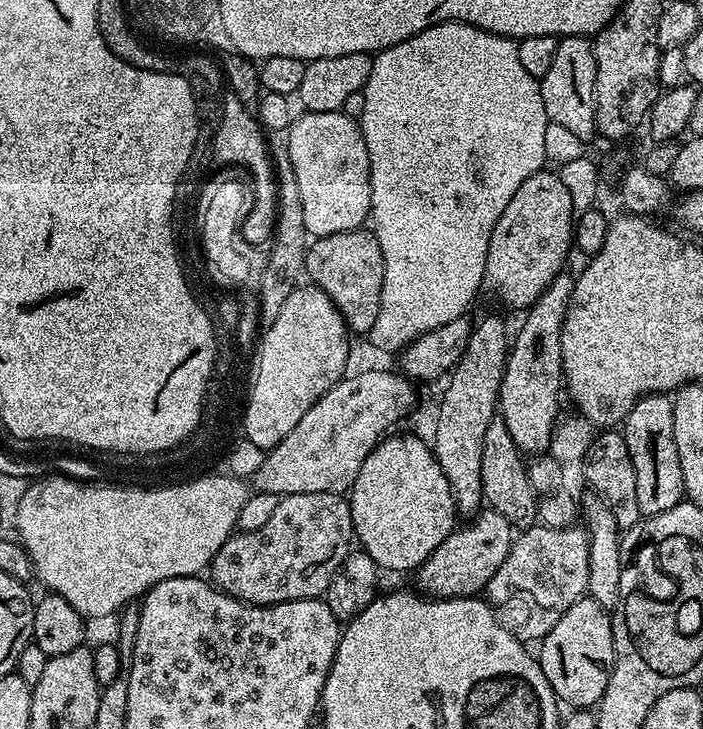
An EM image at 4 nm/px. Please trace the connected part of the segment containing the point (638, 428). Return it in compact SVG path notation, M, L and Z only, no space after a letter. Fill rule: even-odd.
M668 394L641 396L628 411L622 422L622 435L630 450L630 462L634 462L634 474L638 478L638 506L641 517L662 514L684 496L682 466L678 466L678 446L674 446L674 406Z

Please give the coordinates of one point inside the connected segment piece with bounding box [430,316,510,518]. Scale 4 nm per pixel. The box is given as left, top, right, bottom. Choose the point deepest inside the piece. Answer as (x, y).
(470, 402)

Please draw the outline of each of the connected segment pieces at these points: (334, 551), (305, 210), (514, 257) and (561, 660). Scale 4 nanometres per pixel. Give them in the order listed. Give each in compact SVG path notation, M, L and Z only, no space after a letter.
M341 493L282 496L276 501L274 514L270 514L269 520L260 529L237 531L228 537L222 550L218 550L218 554L212 559L210 580L220 591L247 604L315 600L325 595L331 576L346 559L353 544L352 505Z
M301 111L288 128L286 143L290 150L290 162L294 166L294 178L298 178L298 195L302 197L302 219L306 221L309 237L342 234L346 230L365 227L372 214L370 158L359 123L353 117L344 115L343 111Z
M552 170L536 172L510 198L486 254L482 285L485 293L497 296L508 308L527 310L546 291L550 282L565 271L568 251L574 248L574 209L562 178Z
M590 598L574 602L558 618L558 626L539 641L538 648L542 674L546 674L546 682L550 682L557 701L561 705L569 704L567 707L572 710L595 709L602 694L606 694L606 682L610 682L614 670L614 634L609 609L598 606Z

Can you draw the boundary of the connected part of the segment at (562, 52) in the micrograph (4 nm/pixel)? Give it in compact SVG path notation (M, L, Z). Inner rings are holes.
M566 36L560 40L558 50L554 50L554 63L546 74L539 77L542 90L542 106L546 106L546 114L551 123L563 126L578 138L591 141L597 135L596 130L596 59L592 49L592 40L586 36Z

